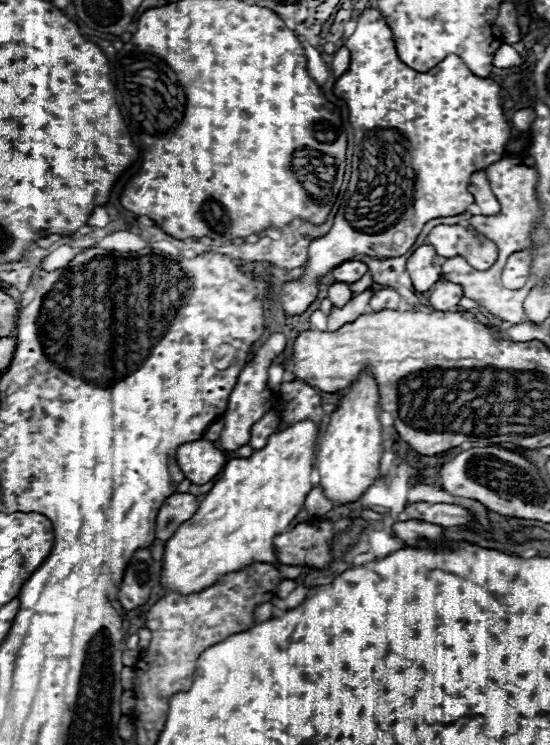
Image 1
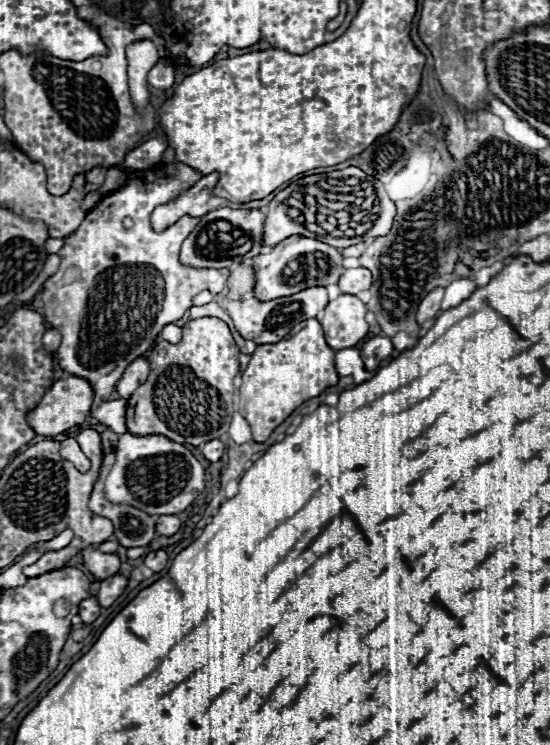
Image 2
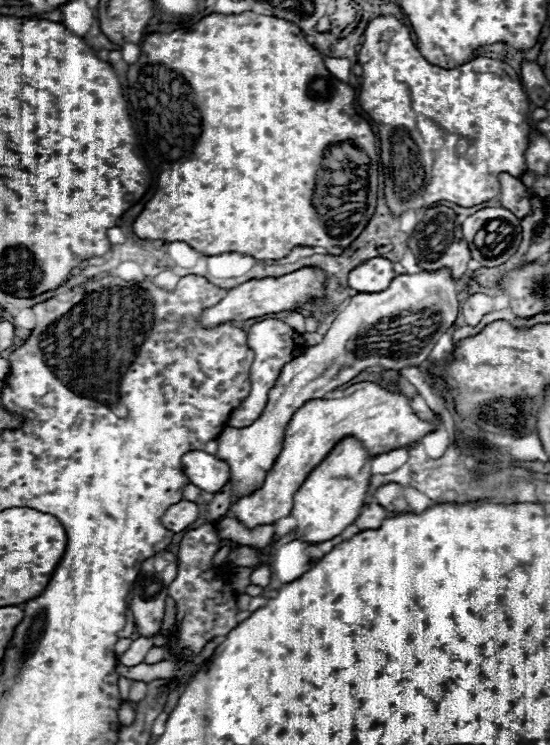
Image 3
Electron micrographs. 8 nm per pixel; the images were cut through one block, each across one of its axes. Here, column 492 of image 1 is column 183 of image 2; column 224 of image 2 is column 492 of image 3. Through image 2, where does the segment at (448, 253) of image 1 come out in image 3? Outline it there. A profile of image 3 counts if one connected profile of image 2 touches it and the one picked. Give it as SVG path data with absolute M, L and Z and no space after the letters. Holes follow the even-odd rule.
M502 206L484 208L468 216L462 222L462 232L464 232L464 240L470 246L472 258L488 268L500 266L506 260L510 260L522 244L520 218L516 218L510 210ZM480 230L486 230L484 248L478 248L474 244L474 238Z

